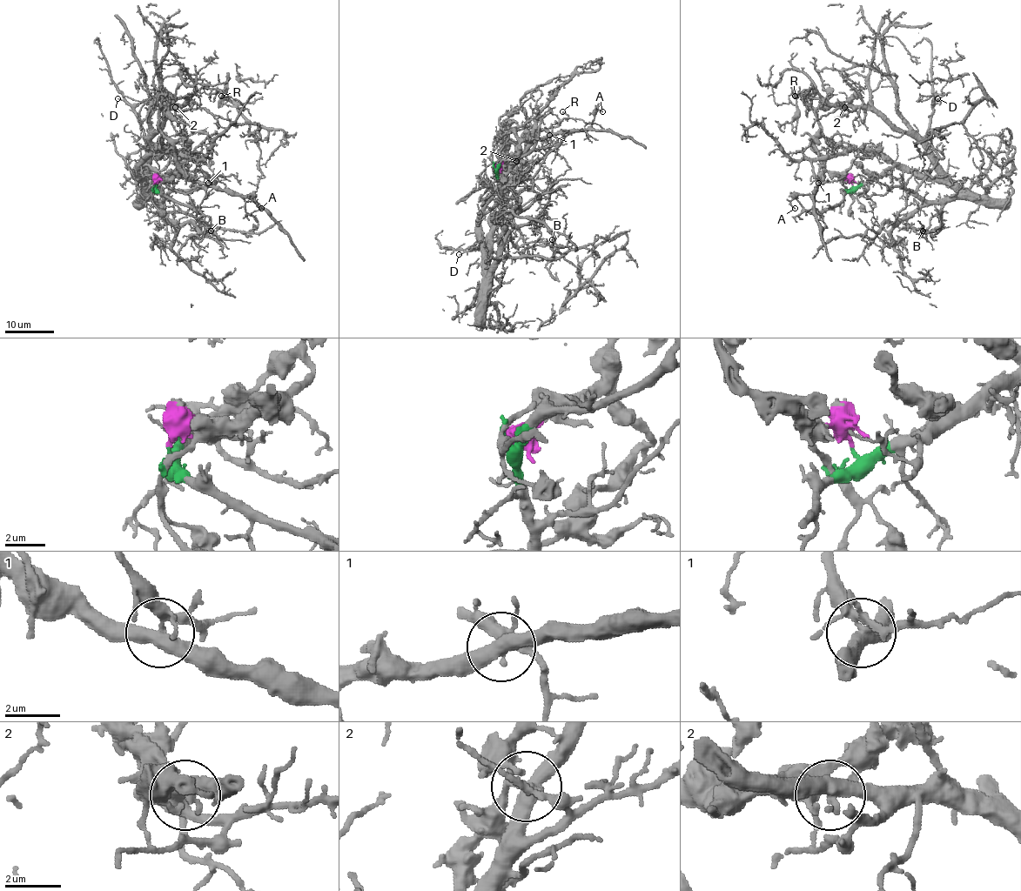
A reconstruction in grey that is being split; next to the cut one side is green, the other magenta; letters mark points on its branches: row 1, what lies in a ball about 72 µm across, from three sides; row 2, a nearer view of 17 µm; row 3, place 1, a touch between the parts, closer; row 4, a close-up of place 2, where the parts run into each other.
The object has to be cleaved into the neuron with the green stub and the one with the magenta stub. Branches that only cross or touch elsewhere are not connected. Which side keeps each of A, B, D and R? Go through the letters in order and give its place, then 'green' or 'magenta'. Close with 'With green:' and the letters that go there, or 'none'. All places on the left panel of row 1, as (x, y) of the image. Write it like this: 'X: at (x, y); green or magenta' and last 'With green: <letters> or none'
A: at (261, 208); magenta
B: at (211, 231); green
D: at (117, 98); green
R: at (221, 96); green
With green: B, D, R

